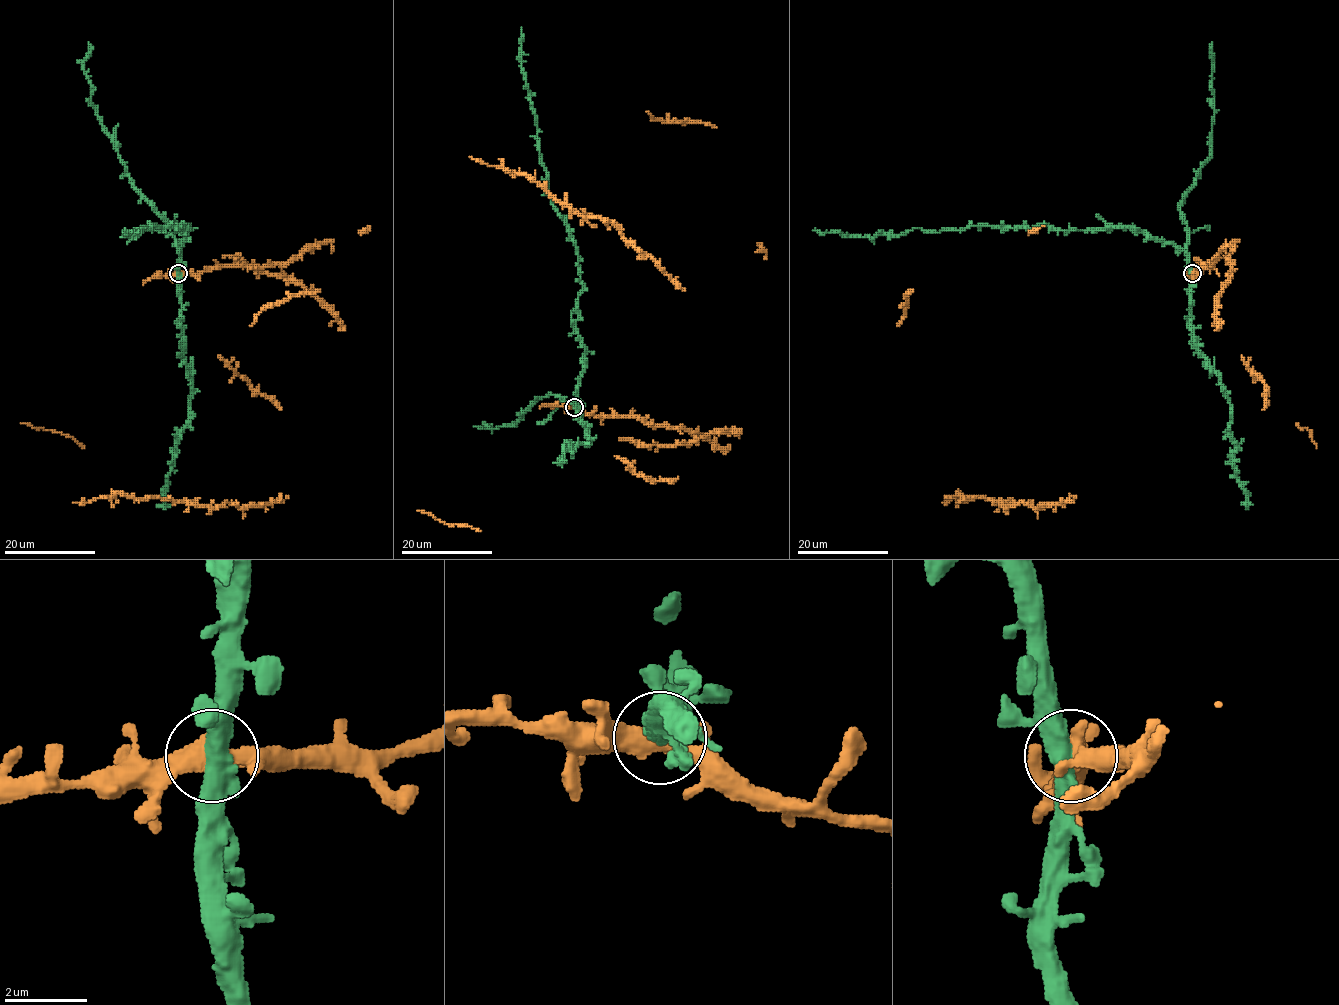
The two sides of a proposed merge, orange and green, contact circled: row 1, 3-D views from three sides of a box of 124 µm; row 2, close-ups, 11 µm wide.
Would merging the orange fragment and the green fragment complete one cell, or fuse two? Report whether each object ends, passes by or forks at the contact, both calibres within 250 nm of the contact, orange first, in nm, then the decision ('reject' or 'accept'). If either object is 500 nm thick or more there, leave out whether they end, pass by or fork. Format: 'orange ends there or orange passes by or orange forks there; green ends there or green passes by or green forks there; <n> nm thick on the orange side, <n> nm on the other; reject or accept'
orange passes by; green passes by; 480 nm thick on the orange side, 480 nm on the other; reject

